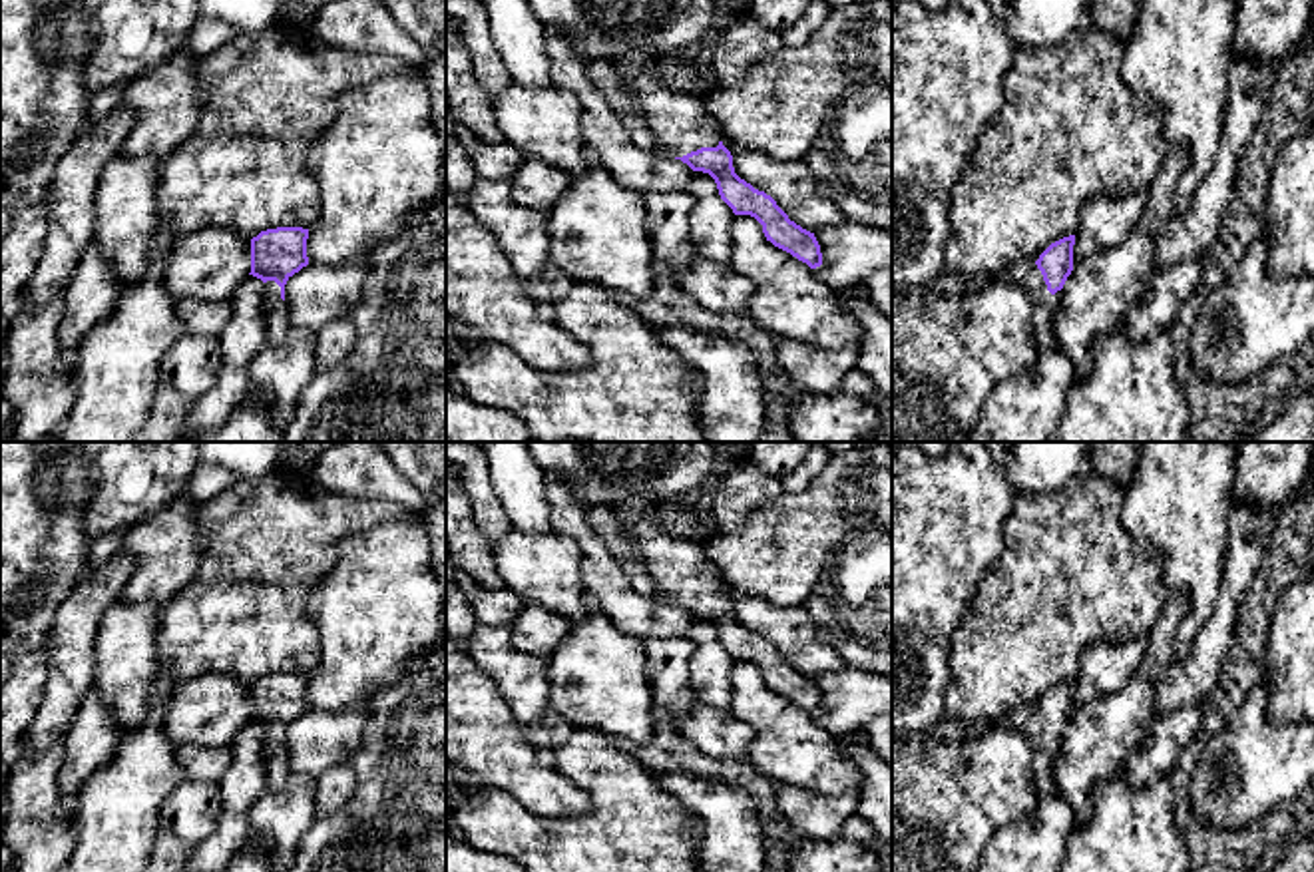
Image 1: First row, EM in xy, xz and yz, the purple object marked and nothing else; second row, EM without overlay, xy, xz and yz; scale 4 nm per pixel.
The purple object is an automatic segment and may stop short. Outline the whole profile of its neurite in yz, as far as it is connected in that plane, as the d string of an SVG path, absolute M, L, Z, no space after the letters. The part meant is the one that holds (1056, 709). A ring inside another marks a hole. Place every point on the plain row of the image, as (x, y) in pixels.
M1075 681L1051 689L1037 707L1017 705L997 725L1019 731L1033 745L1033 780L1039 796L1057 794L1055 761L1061 735L1073 717Z

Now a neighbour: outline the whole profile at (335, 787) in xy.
M336 764L317 778L317 816L330 814L348 804L356 776L348 764Z

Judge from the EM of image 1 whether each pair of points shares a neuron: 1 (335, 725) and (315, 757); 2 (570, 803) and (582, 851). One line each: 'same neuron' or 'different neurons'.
1: same neuron
2: different neurons

